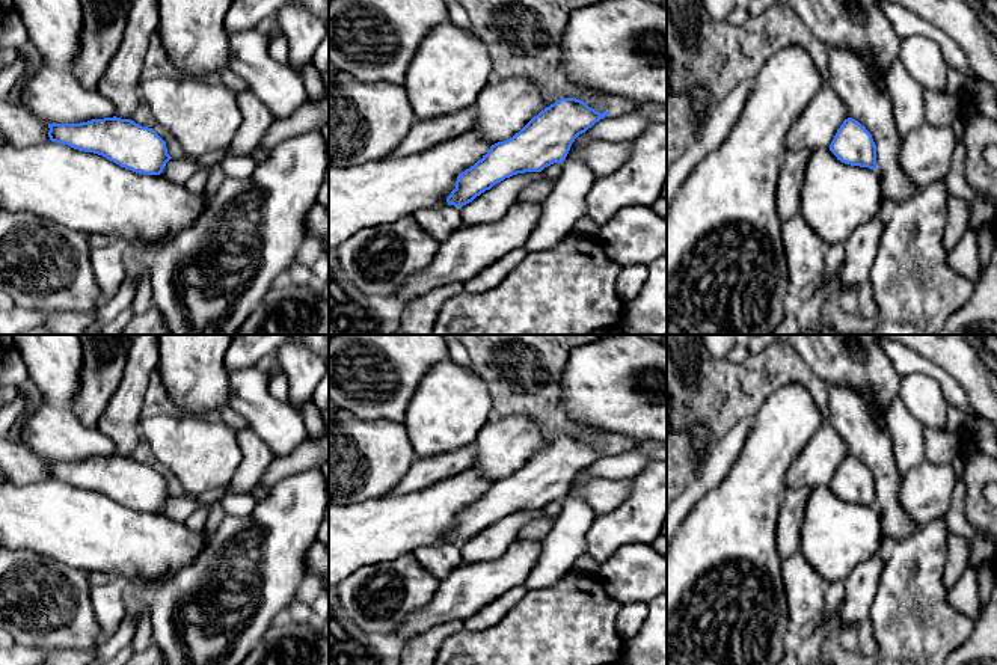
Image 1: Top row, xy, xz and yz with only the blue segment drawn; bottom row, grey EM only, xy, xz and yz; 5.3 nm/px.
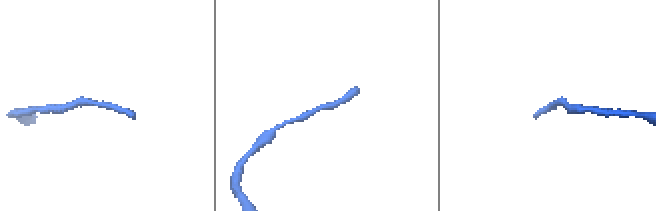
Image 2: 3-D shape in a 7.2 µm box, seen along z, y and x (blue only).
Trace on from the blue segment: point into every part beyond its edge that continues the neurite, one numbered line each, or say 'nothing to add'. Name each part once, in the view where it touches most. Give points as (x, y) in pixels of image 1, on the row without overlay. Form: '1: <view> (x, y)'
1: xy (85, 530)

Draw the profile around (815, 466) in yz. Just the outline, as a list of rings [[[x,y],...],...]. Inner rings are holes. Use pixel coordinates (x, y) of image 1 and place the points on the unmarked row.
[[[824,424],[792,463],[786,477],[787,490],[830,487],[837,467],[848,455],[840,434],[830,424]]]

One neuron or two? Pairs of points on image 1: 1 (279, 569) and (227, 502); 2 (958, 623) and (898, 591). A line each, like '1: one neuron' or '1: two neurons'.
1: two neurons
2: one neuron

